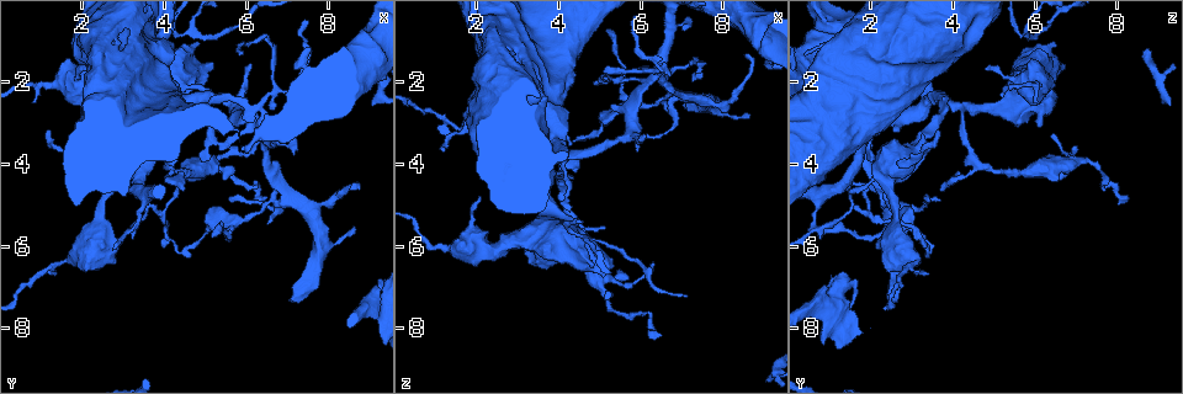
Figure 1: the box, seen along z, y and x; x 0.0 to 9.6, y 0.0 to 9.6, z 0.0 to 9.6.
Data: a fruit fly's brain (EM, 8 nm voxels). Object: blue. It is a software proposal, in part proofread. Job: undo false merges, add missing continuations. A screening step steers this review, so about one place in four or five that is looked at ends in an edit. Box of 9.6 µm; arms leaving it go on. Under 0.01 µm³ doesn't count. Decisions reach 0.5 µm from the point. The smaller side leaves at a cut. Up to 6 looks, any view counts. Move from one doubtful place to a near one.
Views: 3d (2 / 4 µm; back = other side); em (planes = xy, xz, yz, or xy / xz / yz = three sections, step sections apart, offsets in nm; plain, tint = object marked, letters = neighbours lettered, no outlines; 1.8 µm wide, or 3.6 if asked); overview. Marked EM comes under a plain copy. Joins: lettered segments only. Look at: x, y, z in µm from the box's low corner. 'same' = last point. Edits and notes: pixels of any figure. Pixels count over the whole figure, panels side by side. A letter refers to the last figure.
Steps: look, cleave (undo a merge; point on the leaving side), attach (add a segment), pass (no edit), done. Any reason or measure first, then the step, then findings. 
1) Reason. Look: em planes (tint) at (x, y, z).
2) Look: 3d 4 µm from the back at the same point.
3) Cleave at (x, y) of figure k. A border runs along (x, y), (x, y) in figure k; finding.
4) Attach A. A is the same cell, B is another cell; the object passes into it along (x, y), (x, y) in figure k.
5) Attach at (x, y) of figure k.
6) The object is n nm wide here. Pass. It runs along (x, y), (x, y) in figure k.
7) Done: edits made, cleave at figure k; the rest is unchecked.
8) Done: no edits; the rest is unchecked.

Abrupt turn. Look: em planes (tint) at (6.20, 4.55, 7.65).

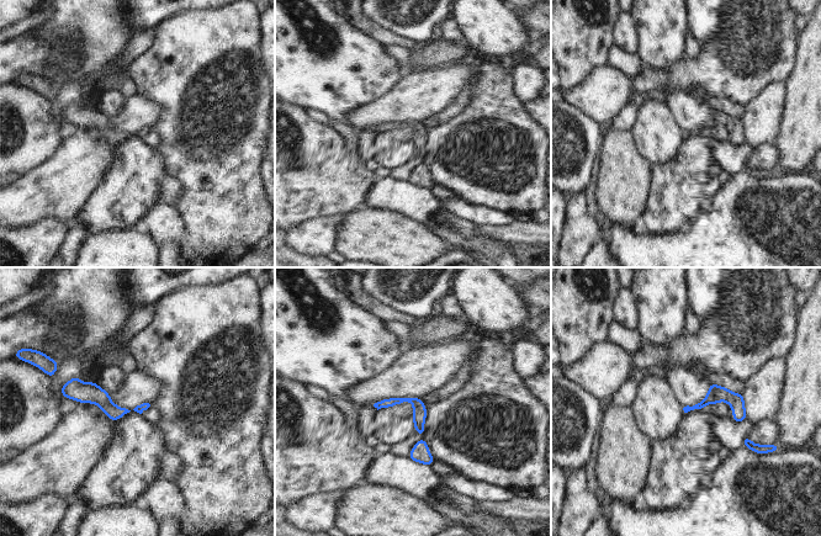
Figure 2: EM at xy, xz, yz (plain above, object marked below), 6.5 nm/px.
Look: em planes (letters) at the same point.

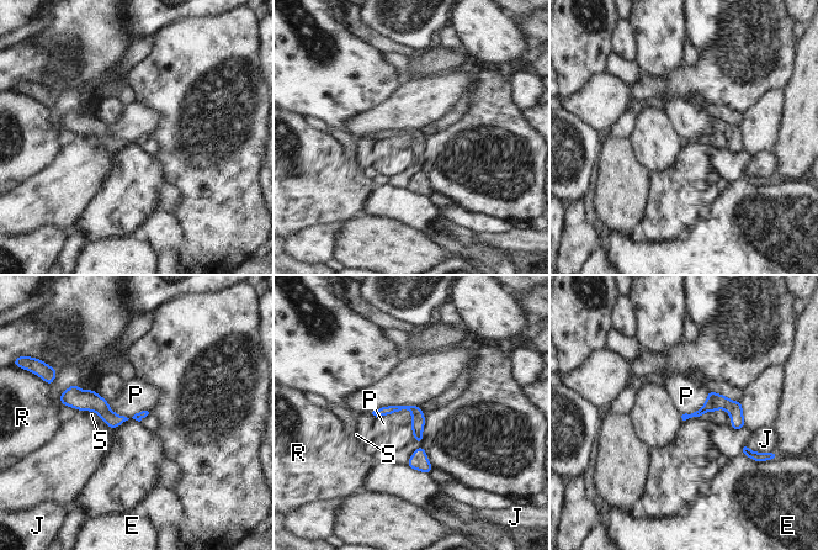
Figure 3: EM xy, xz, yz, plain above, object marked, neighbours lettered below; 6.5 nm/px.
The object is 80 nm wide here. Pass. E, J, P, R and S are other cells; it runs along (683, 416), (726, 405), (742, 423) in figure 3; all the same neuron.

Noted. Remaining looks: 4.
Looks like a crossing. Look: 3d 4 µm at (6.85, 4.85, 2.30).

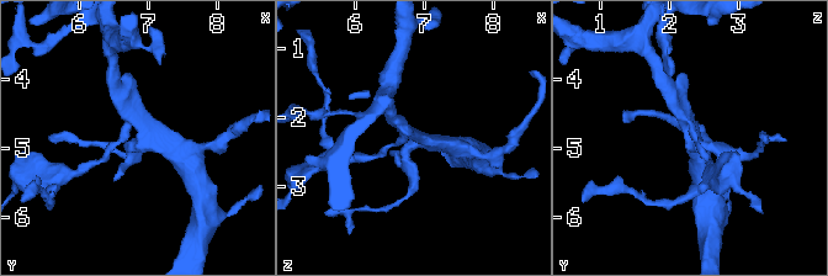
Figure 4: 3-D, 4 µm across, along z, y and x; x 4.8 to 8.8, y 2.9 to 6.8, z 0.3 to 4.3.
Shape alone is not enough. Look: em planes (letters) at (6.85, 4.90, 2.30).

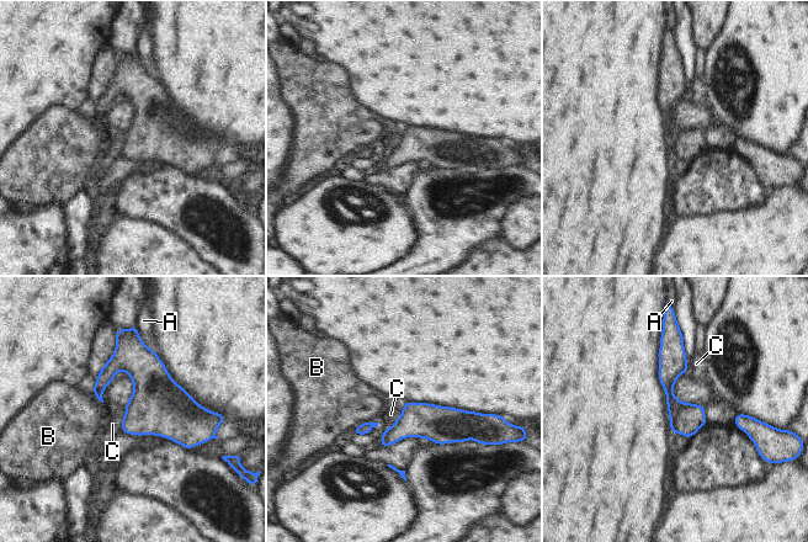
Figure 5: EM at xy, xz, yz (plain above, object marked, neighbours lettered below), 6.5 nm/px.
Pass. A, B and C are other cells; a border runs along (404, 404), (378, 446) in figure 5; continuous, no second neuron.

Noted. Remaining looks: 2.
Touches itself. Look: 3d 2 µm at (3.45, 4.50, 1.35).

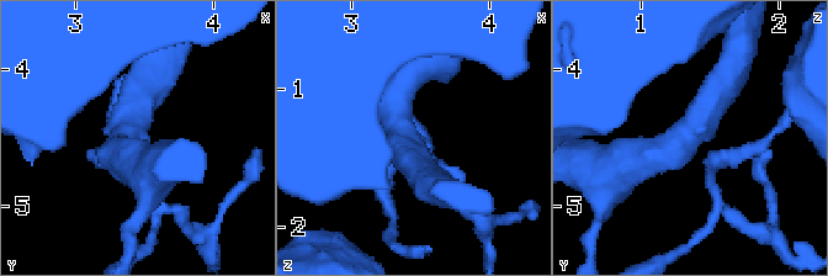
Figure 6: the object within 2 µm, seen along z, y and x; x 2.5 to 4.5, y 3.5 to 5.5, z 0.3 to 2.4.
Now the EM. Look: em xz step 4 (letters) at (3.38, 4.44, 1.42).

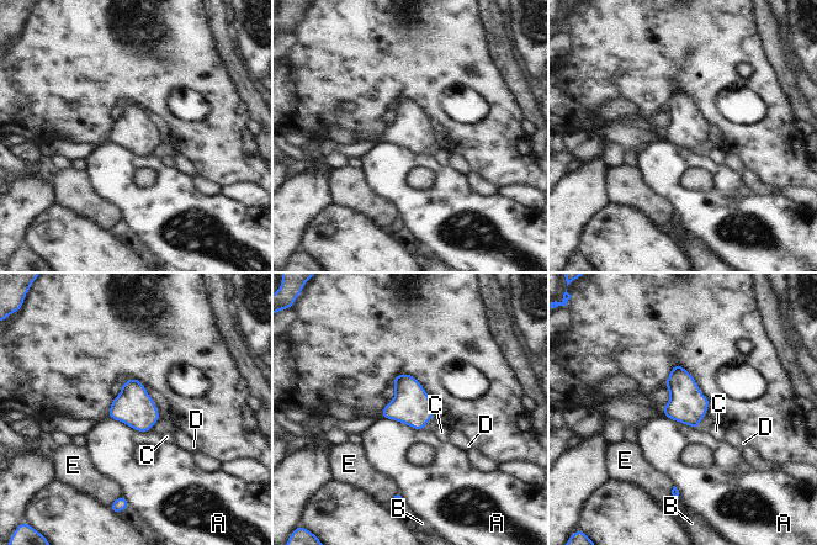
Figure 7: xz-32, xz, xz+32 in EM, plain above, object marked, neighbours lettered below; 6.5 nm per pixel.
The object is 240 nm wide here; the longest contact is with A, 300 nm. Pass. A, B, C, D and E are other cells; all the same neuron.

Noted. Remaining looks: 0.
Done: no edits; the rest is unchecked.

